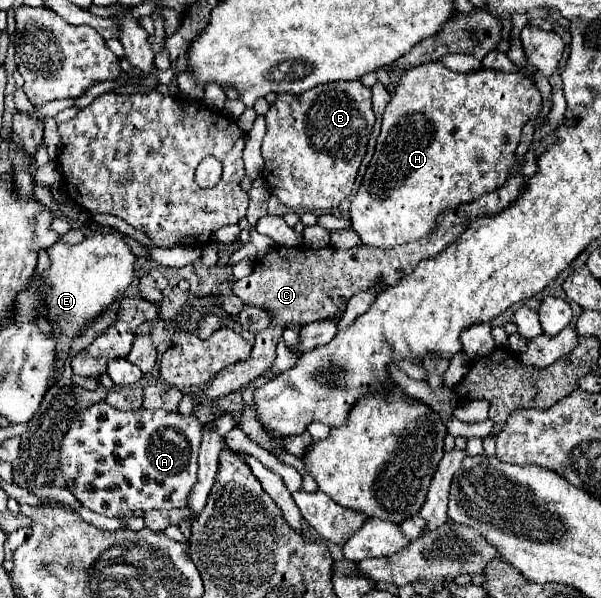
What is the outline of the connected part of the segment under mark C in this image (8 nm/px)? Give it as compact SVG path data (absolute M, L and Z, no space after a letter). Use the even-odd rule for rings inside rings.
M511 175L507 183L501 189L495 189L493 193L487 193L485 197L479 197L477 201L471 201L469 205L459 205L457 209L451 209L449 213L443 213L437 219L437 225L429 237L421 237L421 241L411 241L407 245L395 247L395 249L377 249L367 245L357 245L353 249L311 249L305 245L299 247L273 247L267 255L259 257L255 261L255 269L245 279L239 279L233 283L233 293L243 299L245 305L261 307L271 315L271 325L263 331L255 333L255 347L247 361L235 363L221 373L217 373L203 389L203 395L207 399L219 399L225 397L239 387L247 385L255 377L259 377L263 371L267 371L275 361L275 347L277 341L287 327L287 323L295 325L307 325L321 319L341 319L347 301L361 293L361 291L375 291L381 293L393 285L397 285L403 277L413 273L413 269L419 265L419 261L433 257L445 248L447 243L453 243L469 219L479 215L493 215L509 207L521 193L525 183L525 177Z

